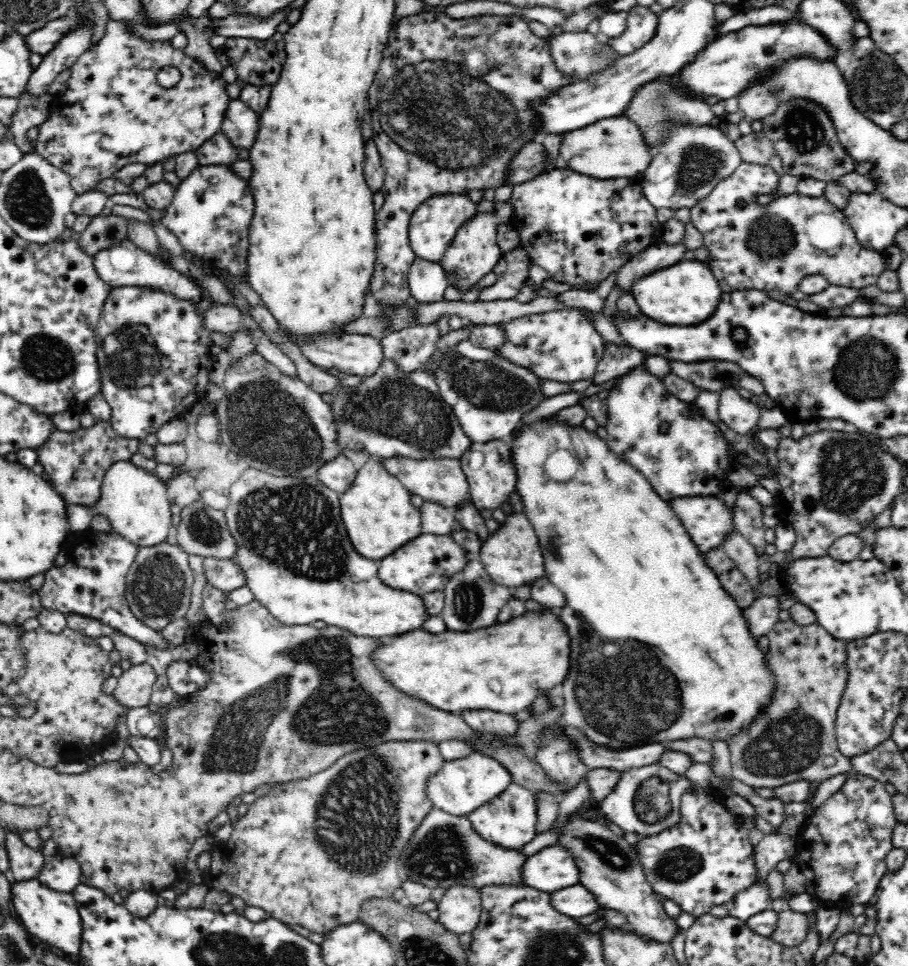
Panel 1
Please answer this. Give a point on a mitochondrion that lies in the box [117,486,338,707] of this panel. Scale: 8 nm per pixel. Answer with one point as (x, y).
(158, 587)

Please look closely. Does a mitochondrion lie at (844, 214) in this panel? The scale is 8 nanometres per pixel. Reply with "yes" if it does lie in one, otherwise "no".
no

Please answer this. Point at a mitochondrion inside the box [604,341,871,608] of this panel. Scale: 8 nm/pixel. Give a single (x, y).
(711, 371)

